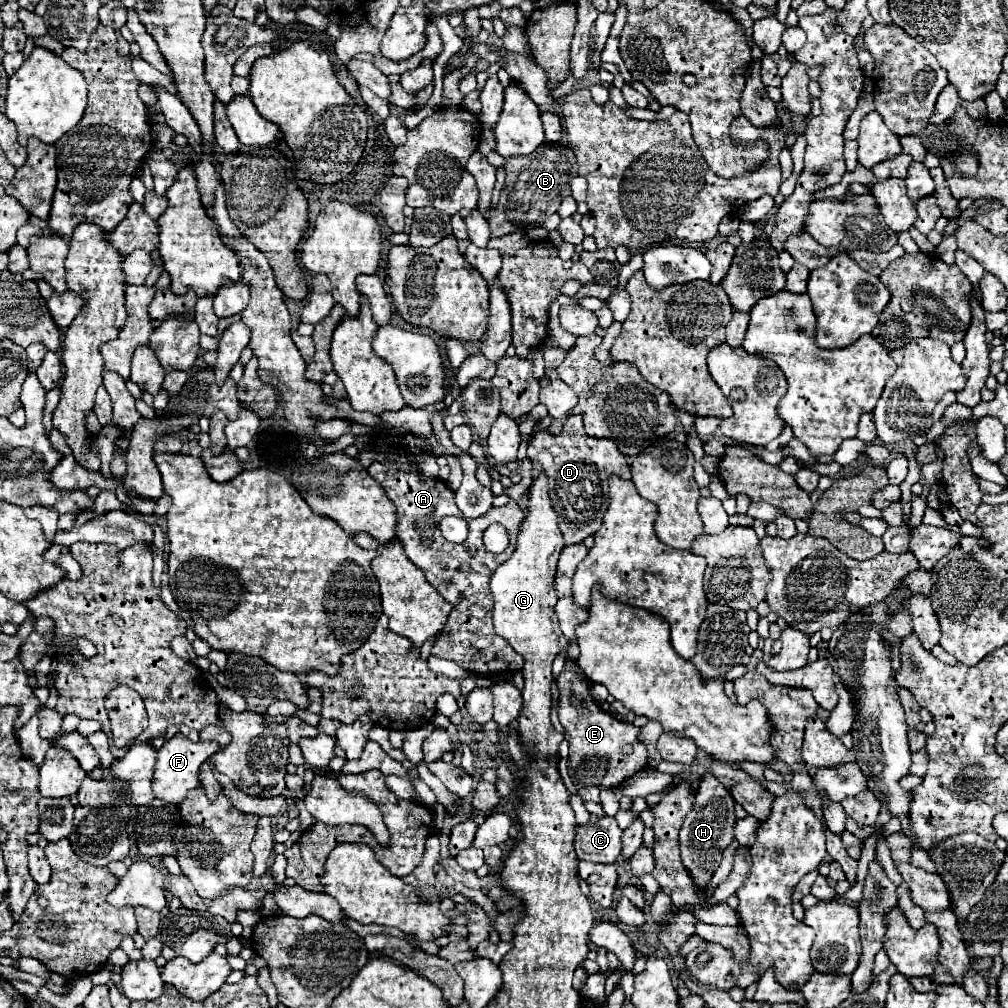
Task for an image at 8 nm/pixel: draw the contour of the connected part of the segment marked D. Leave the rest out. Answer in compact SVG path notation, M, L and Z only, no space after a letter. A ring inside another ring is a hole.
M571 415L559 436L551 436L547 430L531 436L527 446L527 458L531 460L531 478L539 478L543 472L549 480L549 498L553 510L557 510L561 522L559 530L567 546L583 542L587 536L593 536L601 518L609 506L607 482L611 474L617 474L623 480L631 480L631 470L625 462L625 456L619 452L617 444L607 438L591 438L585 433L581 415Z

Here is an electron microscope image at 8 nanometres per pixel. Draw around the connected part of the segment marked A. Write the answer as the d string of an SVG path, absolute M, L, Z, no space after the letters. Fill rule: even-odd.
M371 464L367 468L371 478L379 482L379 486L387 492L387 498L395 504L397 526L395 536L401 542L405 554L413 564L417 564L431 586L453 606L445 630L437 636L437 642L431 650L433 656L453 660L471 672L481 676L497 676L507 672L517 672L523 666L523 658L509 646L507 640L495 634L491 616L493 616L493 596L489 592L489 580L493 572L503 564L513 552L519 534L519 526L523 522L525 512L519 504L510 500L503 508L491 508L487 514L467 520L469 522L469 538L461 544L451 544L441 536L439 522L445 516L461 516L455 506L455 494L447 488L447 484L439 478L427 478L421 472L401 472L395 464ZM493 524L505 524L509 534L509 545L503 554L491 554L483 546L483 532Z

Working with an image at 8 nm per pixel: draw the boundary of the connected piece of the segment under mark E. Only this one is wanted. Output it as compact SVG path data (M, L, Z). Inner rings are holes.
M567 658L565 670L559 674L559 720L569 734L569 774L571 780L583 798L587 810L597 818L603 816L603 808L599 804L599 792L603 788L615 788L639 770L647 766L649 754L643 744L637 742L639 728L627 722L615 720L611 714L603 712L599 704L593 702L589 688L591 684L579 678L573 672L575 662ZM631 746L631 754L623 754L621 748Z

